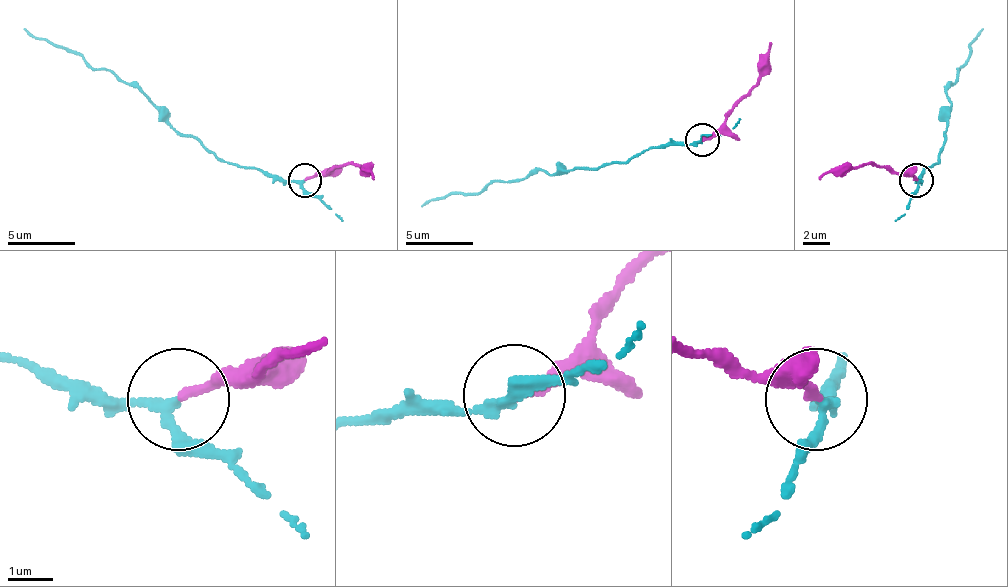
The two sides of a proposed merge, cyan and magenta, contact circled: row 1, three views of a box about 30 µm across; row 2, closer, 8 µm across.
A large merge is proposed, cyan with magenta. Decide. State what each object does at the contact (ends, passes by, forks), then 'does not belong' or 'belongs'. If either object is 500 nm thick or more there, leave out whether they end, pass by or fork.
cyan passes by; magenta ends there; does not belong

